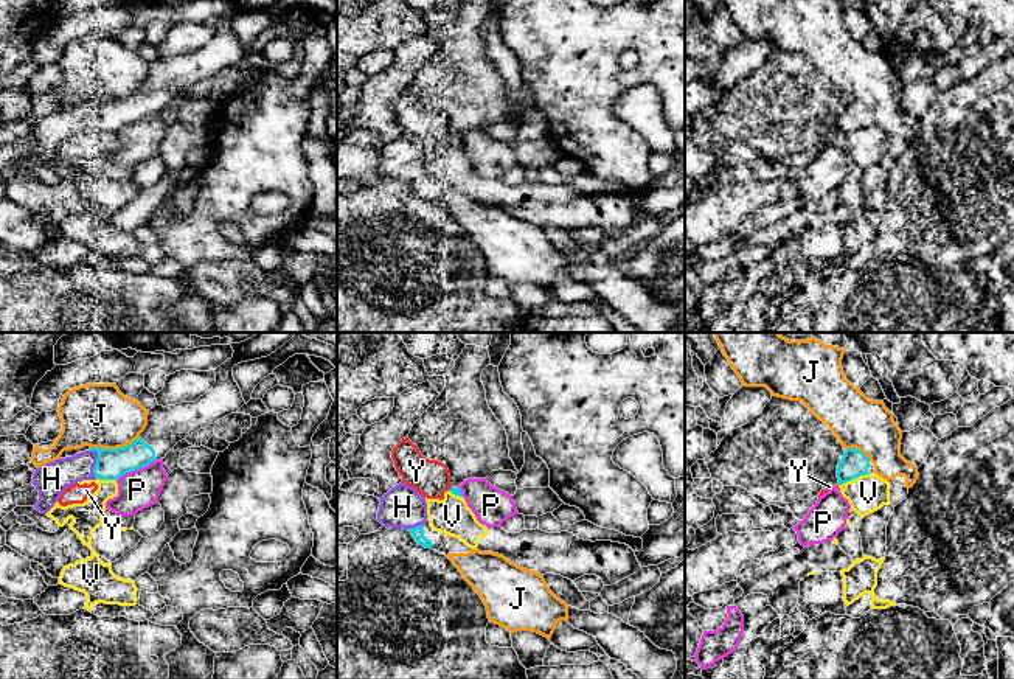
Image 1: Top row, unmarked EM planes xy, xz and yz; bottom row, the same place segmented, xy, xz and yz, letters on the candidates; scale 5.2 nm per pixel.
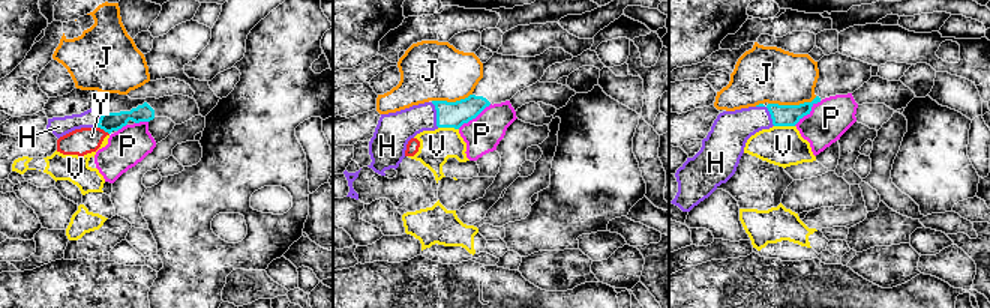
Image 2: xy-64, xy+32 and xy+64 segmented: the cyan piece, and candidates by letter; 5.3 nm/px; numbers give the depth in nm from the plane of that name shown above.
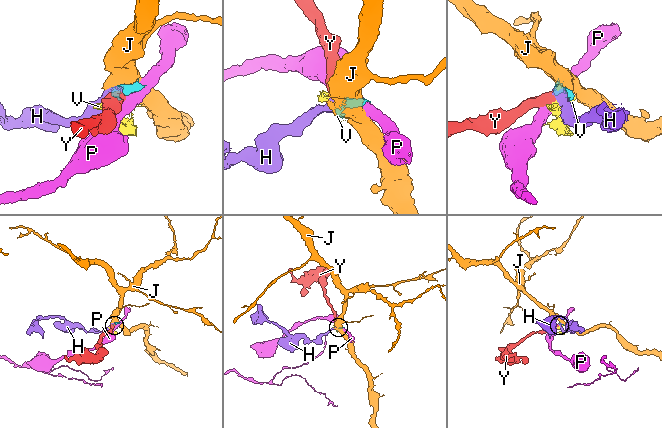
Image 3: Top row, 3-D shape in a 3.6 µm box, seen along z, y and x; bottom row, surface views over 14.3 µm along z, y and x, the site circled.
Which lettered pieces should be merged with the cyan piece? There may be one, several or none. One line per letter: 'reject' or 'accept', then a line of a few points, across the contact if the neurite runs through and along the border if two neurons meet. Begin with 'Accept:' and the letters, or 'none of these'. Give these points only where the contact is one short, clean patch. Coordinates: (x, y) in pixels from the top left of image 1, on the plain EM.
Accept: H
H: accept
J: reject
P: reject | xy (156, 111), (125, 125), (117, 132)
V: reject
Y: reject

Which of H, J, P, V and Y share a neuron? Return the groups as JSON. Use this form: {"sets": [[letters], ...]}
{"sets": [["H"], ["J"], ["P"], ["V", "Y"]]}

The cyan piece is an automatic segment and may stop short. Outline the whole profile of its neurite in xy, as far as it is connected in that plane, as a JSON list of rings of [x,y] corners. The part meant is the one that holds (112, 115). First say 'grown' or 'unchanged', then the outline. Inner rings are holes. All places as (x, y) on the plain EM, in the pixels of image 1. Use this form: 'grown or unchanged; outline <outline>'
grown; outline [[[233,0],[233,9],[214,22],[216,36],[196,54],[175,57],[155,56],[148,67],[148,78],[140,89],[124,99],[90,99],[73,109],[57,110],[33,126],[39,143],[34,160],[47,166],[61,146],[82,132],[118,132],[121,127],[165,110],[174,98],[191,85],[236,65],[244,56],[233,19],[267,9],[278,0]]]

